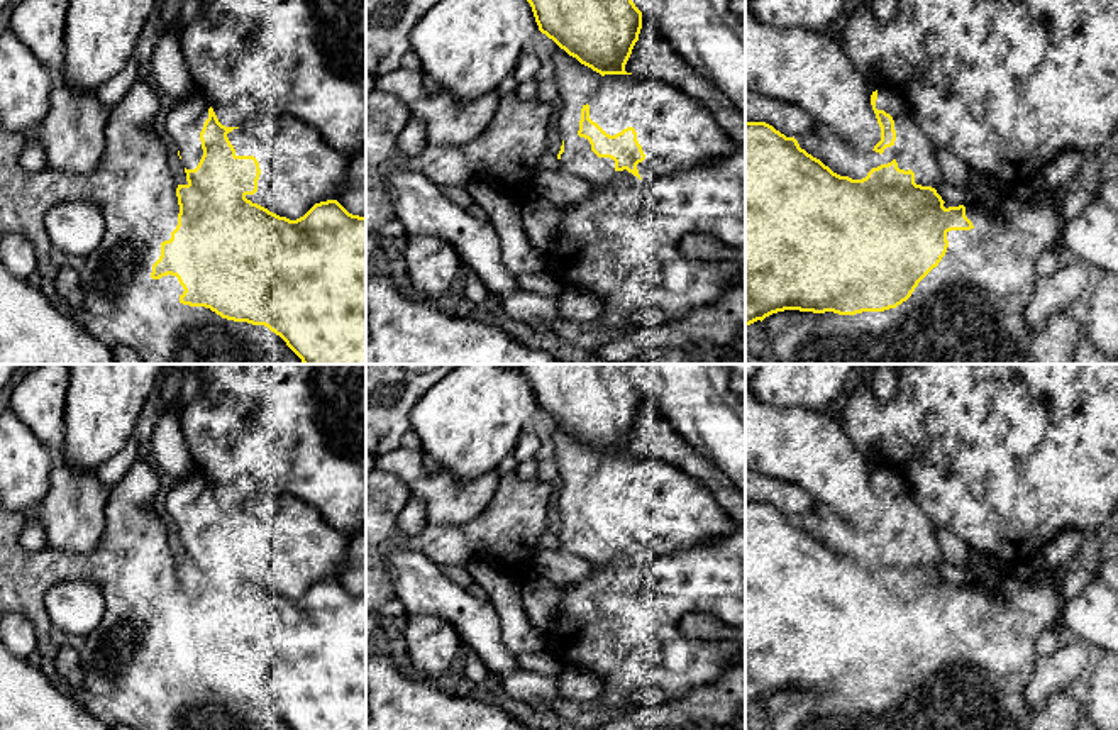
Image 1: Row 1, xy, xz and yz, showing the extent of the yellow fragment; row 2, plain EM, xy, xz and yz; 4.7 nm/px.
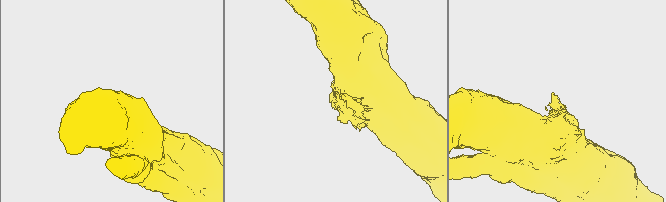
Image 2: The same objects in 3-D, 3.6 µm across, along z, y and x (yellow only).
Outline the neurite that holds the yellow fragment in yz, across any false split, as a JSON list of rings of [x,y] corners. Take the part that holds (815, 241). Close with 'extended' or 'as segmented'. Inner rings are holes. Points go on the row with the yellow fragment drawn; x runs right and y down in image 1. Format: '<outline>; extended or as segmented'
[[[745,122],[745,327],[784,310],[855,315],[896,308],[906,301],[918,283],[938,266],[949,247],[947,234],[950,230],[974,229],[972,222],[966,217],[964,205],[945,208],[944,203],[935,188],[916,185],[915,173],[911,169],[899,169],[896,159],[872,168],[862,180],[852,180],[833,173],[820,159],[808,154],[800,147],[794,137],[786,137],[766,122]]]; as segmented

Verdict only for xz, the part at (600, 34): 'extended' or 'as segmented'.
as segmented

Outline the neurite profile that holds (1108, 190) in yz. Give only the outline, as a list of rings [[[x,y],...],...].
[[[1118,178],[1103,181],[1096,196],[1099,196],[1113,212],[1118,213]]]

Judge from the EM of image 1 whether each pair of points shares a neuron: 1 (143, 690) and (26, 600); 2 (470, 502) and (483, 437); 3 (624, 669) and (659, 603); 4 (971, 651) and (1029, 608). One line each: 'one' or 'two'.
1: one
2: two
3: one
4: one

